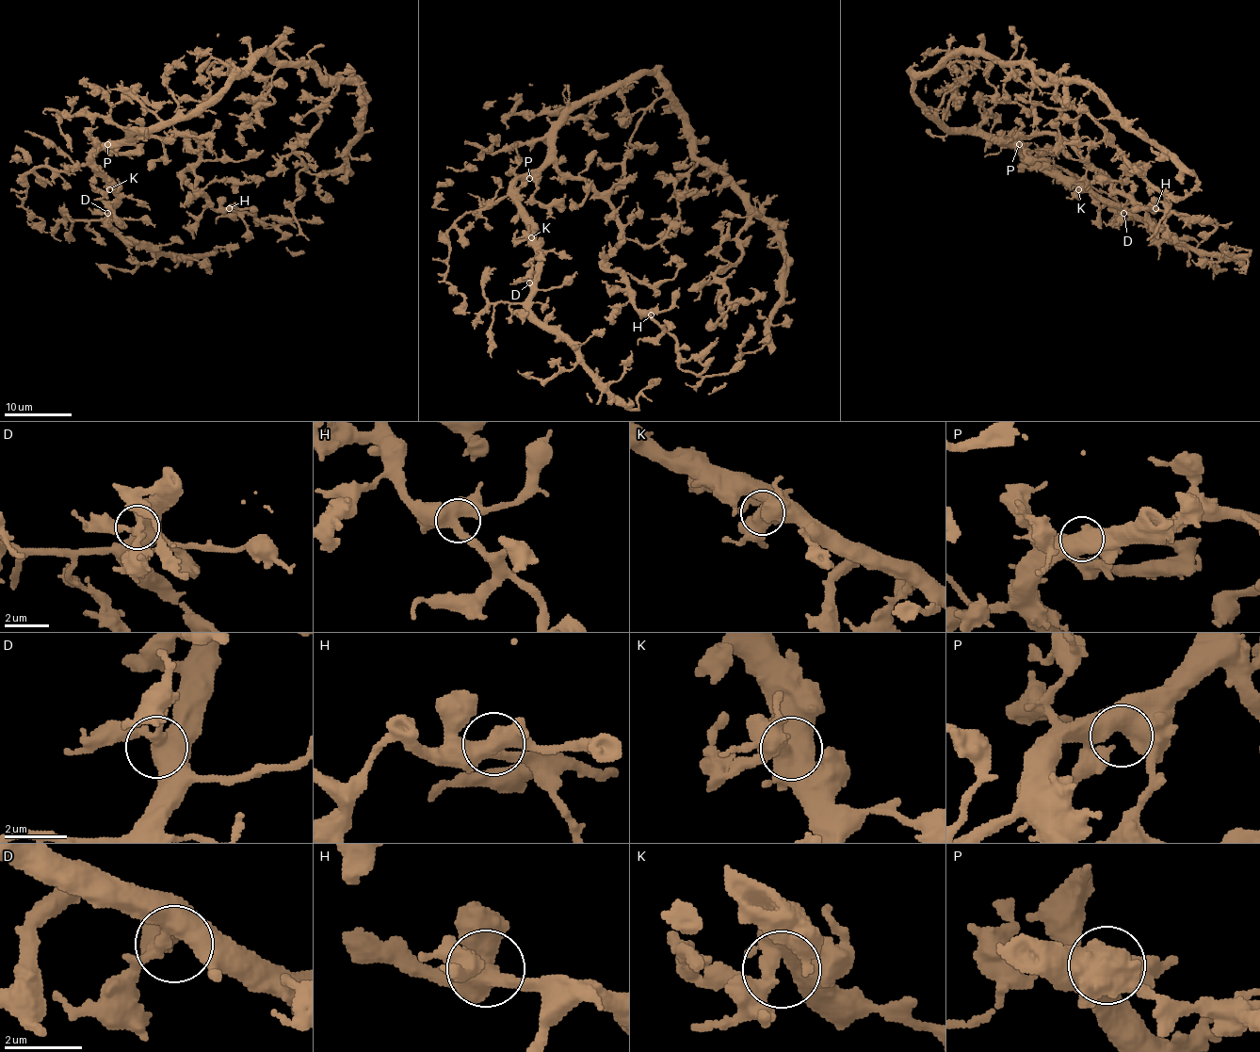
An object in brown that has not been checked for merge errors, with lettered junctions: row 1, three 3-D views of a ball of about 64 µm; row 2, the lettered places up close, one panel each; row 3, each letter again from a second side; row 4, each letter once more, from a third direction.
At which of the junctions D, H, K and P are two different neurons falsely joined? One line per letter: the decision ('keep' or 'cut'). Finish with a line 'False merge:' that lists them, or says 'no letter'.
D: keep
H: keep
K: keep
P: keep
False merge: no letter

